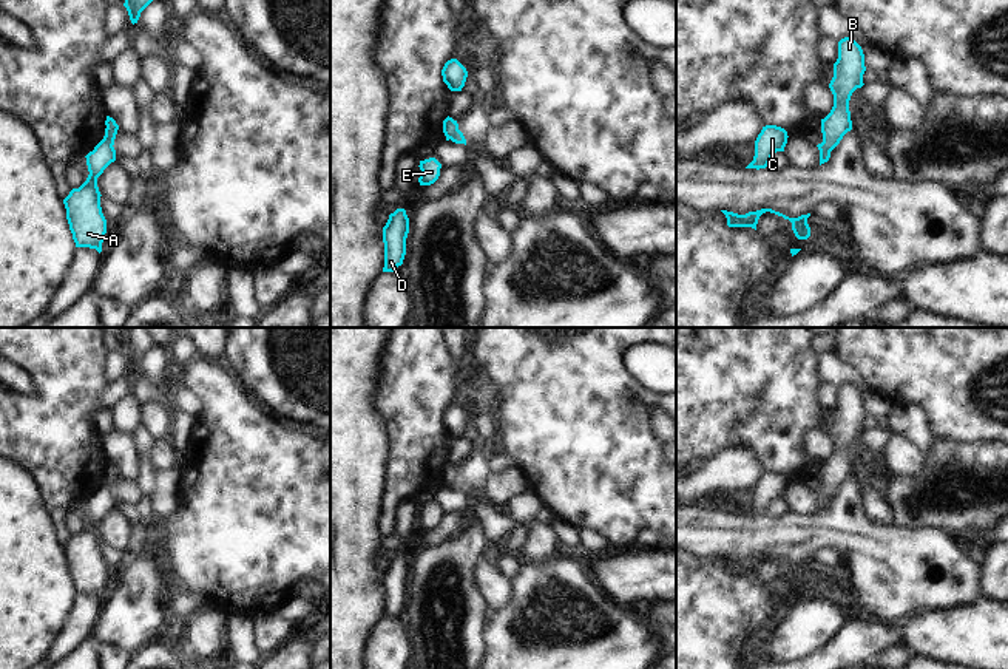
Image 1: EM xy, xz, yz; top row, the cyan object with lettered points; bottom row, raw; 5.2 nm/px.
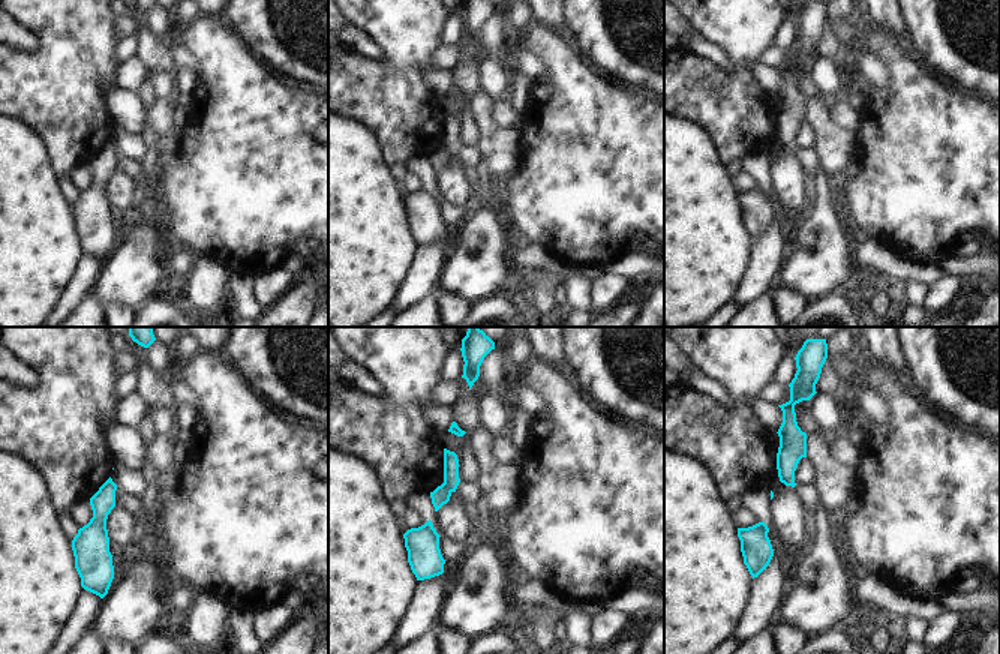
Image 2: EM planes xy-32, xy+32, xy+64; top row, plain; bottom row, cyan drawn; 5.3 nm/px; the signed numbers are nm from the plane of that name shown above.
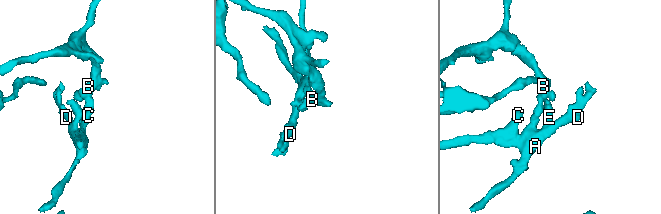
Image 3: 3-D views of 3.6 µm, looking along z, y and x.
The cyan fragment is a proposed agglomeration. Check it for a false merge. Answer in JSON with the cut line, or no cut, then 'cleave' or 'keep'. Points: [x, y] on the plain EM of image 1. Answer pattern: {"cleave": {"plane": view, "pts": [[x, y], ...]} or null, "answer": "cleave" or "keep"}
{"cleave": {"plane": "xy", "pts": [[104, 482], [113, 490]]}, "answer": "cleave"}

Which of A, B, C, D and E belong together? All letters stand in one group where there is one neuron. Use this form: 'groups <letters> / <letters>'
groups A C D E / B

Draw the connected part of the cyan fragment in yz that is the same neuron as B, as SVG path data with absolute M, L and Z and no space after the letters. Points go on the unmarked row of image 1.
M851 383L838 388L838 405L834 409L834 423L829 434L834 440L830 459L821 465L823 488L832 498L843 482L852 476L849 447L857 434L861 434L864 400L861 392Z

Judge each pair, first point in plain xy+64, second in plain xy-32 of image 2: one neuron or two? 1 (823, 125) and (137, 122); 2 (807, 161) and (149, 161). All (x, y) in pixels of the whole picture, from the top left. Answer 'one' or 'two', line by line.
1: two
2: two

